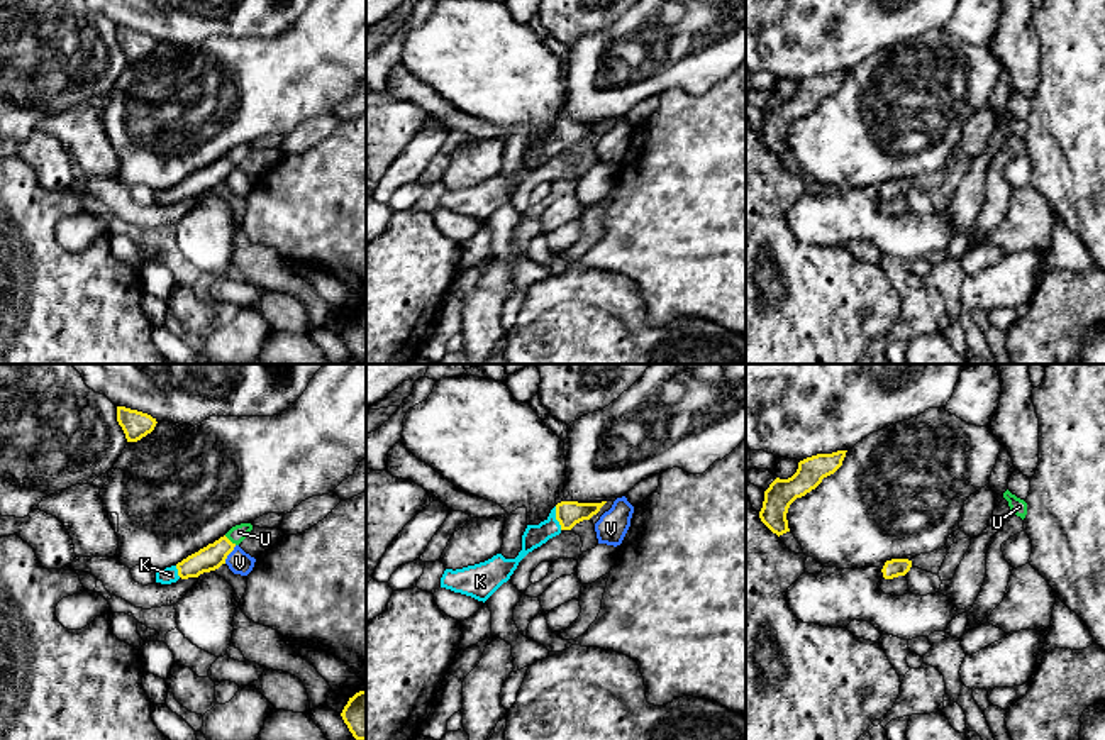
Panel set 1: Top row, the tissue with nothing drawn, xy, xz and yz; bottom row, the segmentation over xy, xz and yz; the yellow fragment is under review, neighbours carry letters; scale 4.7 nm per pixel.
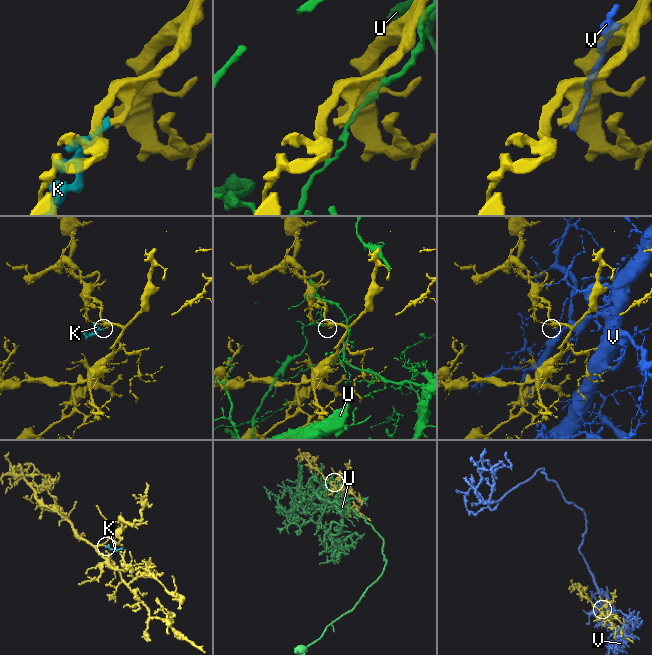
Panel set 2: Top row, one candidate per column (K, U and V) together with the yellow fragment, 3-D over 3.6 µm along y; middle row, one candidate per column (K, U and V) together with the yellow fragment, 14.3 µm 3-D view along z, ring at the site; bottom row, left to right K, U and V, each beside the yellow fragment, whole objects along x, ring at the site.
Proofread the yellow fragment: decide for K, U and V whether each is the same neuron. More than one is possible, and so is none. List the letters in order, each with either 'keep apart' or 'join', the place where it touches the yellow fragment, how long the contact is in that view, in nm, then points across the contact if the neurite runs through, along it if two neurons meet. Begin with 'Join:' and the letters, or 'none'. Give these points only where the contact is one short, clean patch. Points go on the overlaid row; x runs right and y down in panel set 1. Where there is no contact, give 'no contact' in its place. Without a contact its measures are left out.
Join: K
K: join; contact xz (556, 519); length 120 nm; way xz (568, 513), (556, 519), (541, 534), (534, 535)
U: keep apart; contact xy (229, 541); length 80 nm
V: keep apart; contact xy (229, 552); length 110 nm

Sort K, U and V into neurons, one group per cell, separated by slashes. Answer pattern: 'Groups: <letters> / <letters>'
Groups: K / U / V

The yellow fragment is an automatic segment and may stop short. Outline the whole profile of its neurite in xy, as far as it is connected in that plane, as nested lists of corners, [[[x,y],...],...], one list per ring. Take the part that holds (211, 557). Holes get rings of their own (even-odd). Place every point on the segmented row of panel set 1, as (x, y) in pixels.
[[[225,535],[200,549],[198,552],[188,555],[176,566],[166,567],[163,571],[156,571],[156,583],[171,584],[180,577],[198,577],[203,572],[210,572],[225,564],[227,555],[234,550],[236,544],[232,544]]]

